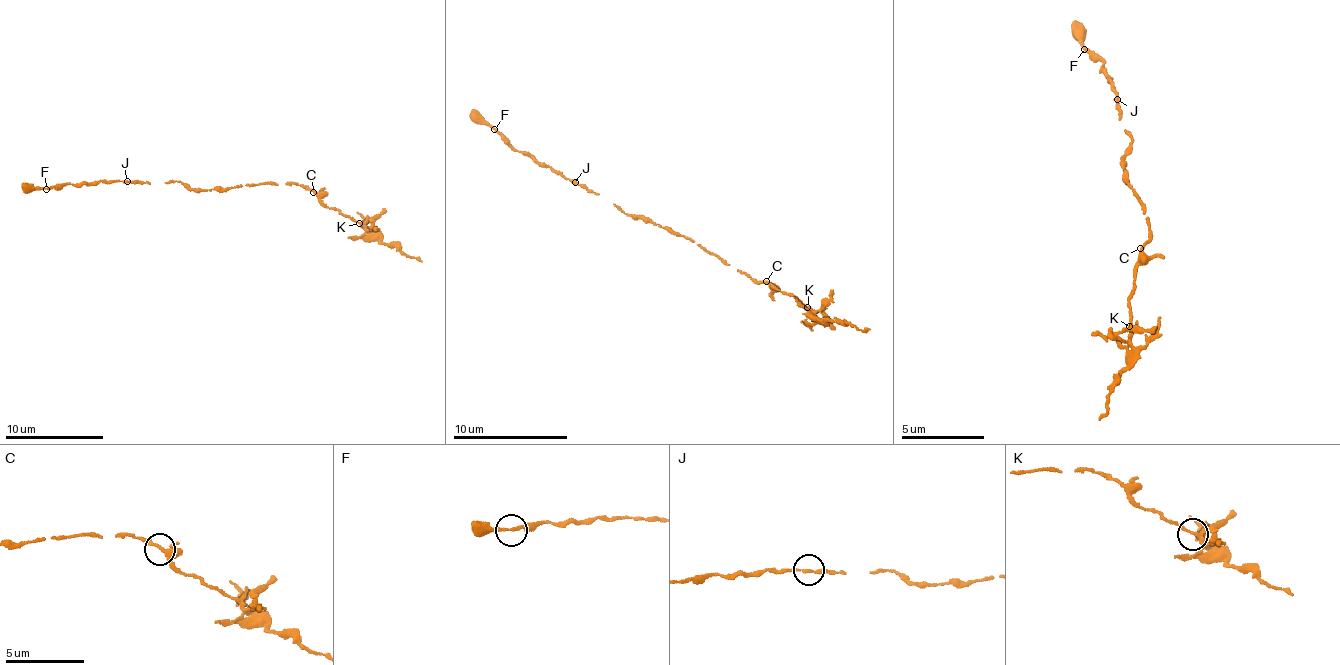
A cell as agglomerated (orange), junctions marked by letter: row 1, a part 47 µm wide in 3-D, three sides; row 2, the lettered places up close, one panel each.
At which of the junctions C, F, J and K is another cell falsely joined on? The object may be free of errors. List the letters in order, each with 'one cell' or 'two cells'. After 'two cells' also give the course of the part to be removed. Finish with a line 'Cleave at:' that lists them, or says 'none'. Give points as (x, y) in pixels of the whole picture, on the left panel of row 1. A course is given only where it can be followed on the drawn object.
C: one cell
F: one cell
J: one cell
K: two cells; course (360, 224), (370, 235), (398, 245), (421, 262)
Cleave at: K

